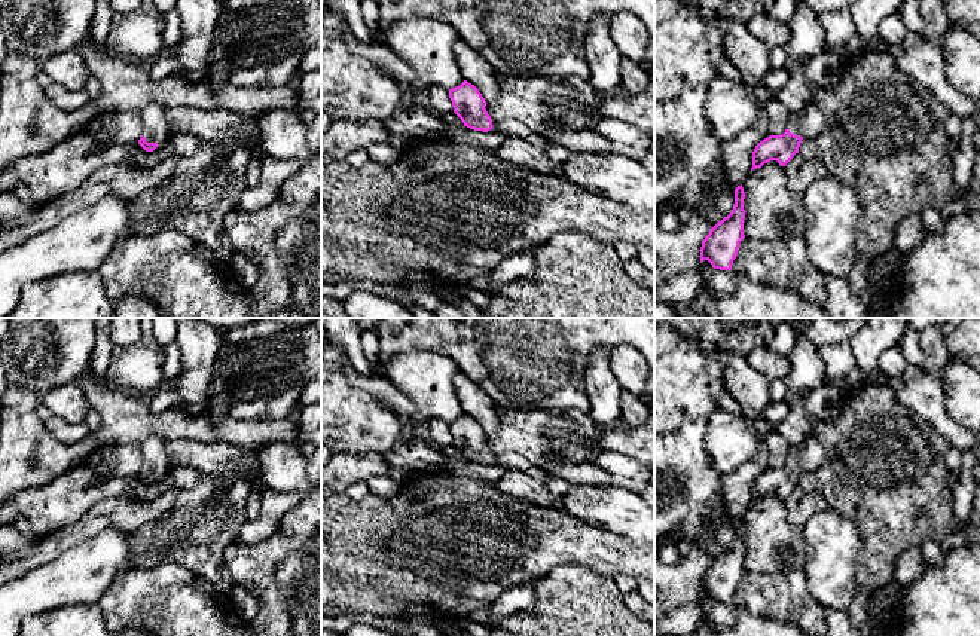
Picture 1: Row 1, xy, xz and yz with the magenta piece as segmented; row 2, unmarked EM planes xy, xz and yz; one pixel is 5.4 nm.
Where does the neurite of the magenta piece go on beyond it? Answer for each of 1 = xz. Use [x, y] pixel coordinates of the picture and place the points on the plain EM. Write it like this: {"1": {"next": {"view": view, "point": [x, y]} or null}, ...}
{"1": {"next": null}}

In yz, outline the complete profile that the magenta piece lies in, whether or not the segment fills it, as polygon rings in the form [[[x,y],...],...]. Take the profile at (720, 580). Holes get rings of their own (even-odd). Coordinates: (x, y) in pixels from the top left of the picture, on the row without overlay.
[[[742,517],[735,522],[735,538],[732,545],[711,560],[702,574],[700,596],[708,593],[714,602],[732,603],[733,593],[738,588],[739,575],[744,568],[745,525]]]

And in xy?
[[[152,434],[143,444],[143,468],[138,477],[146,484],[153,484],[161,474],[168,470],[168,453],[165,452],[165,443],[168,440],[159,434]]]

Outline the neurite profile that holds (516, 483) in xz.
[[[510,470],[504,477],[494,481],[498,492],[526,499],[537,505],[556,507],[559,496],[555,496],[547,487],[520,470]]]

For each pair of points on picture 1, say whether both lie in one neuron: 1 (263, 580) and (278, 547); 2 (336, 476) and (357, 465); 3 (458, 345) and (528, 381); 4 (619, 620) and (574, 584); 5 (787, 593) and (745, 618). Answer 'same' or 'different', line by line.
1: same
2: same
3: same
4: same
5: different

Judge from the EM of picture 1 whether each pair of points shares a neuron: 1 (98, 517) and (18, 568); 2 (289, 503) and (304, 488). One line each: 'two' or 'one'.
1: one
2: two

